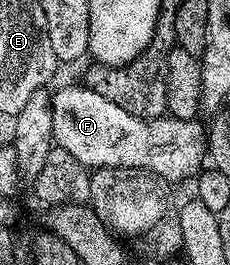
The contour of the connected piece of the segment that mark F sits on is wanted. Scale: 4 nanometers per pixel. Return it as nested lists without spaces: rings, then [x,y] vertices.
[[[86,84],[79,86],[63,86],[51,94],[51,115],[53,116],[53,132],[51,137],[58,149],[69,152],[69,156],[77,156],[81,164],[88,168],[108,166],[109,168],[137,168],[149,170],[164,183],[179,182],[182,178],[194,179],[205,166],[205,126],[199,120],[189,118],[138,118],[125,108],[117,108],[101,92],[90,90]]]

